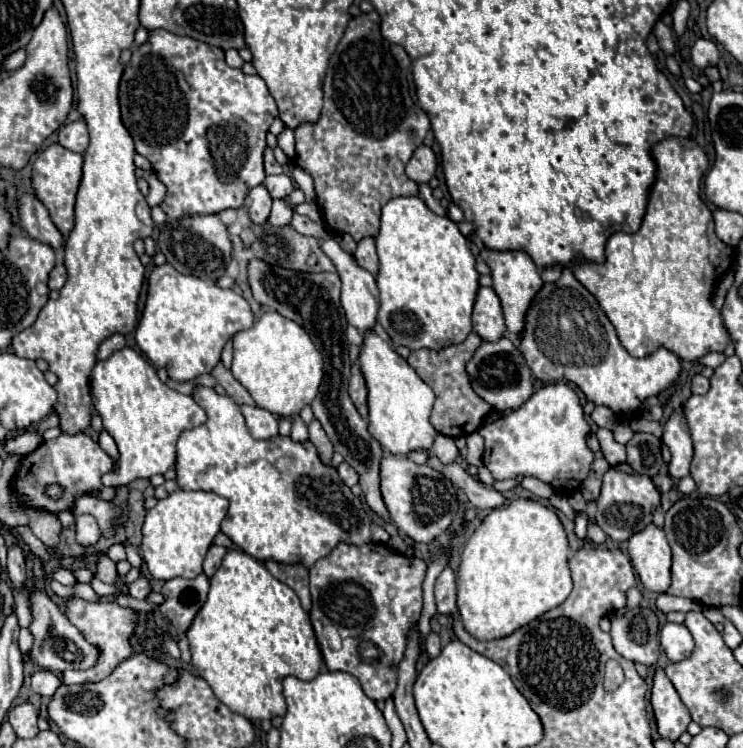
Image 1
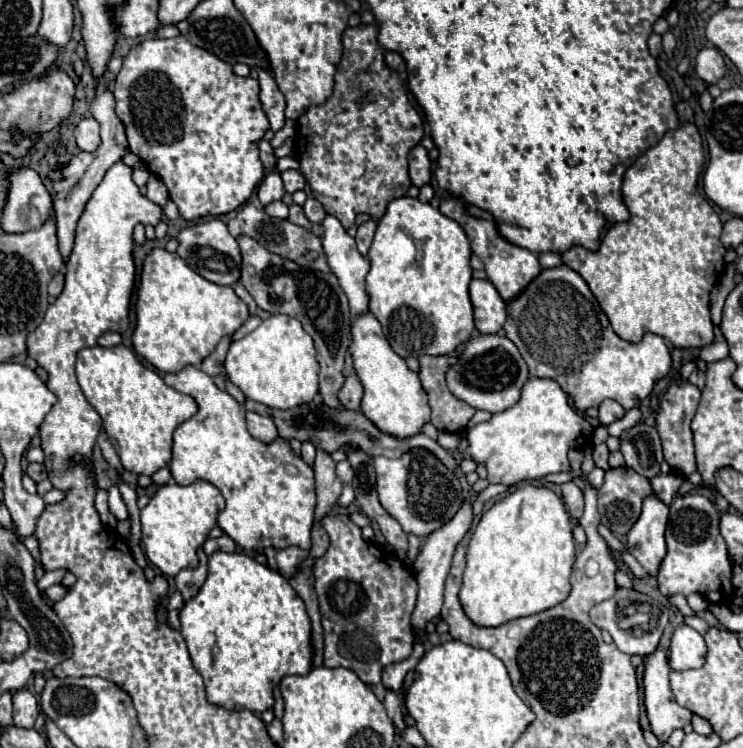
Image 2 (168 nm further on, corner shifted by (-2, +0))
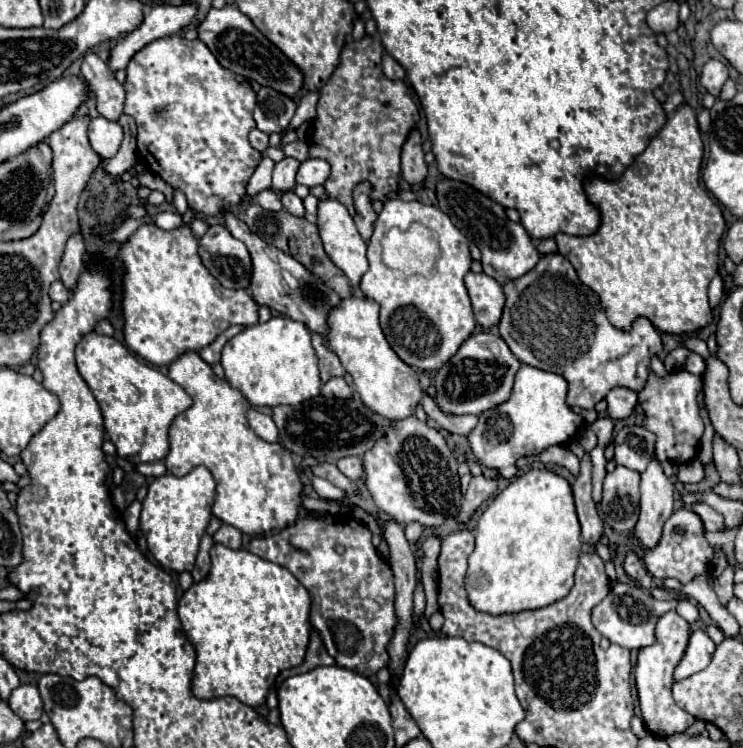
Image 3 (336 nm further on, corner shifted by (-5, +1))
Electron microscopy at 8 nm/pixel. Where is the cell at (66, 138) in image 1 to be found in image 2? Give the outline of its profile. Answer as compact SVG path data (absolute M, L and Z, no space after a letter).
M93 117L83 119L77 129L75 129L75 139L77 145L83 151L95 151L101 145L101 137L99 137L99 123Z

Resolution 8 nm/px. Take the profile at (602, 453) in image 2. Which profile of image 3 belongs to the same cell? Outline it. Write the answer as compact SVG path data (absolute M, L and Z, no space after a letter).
M602 416L602 418L598 418L594 424L590 424L590 428L592 428L592 432L594 432L596 438L598 438L598 446L600 446L600 448L606 448L608 442L612 440L612 432L614 432L612 420L610 420L608 416Z

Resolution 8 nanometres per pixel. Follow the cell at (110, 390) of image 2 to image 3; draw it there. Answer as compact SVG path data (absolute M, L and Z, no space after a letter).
M90 332L76 346L76 366L90 386L104 416L104 428L114 442L118 456L132 464L158 462L168 456L168 430L178 414L192 406L182 386L172 382L154 366L138 360L116 338Z

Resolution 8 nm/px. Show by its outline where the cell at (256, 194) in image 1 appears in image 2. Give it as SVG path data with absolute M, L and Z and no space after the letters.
M277 171L267 173L265 179L263 179L261 185L259 185L257 195L259 195L261 205L269 205L269 203L273 203L273 201L279 201L279 199L285 195L285 187L283 187L281 175L279 175Z

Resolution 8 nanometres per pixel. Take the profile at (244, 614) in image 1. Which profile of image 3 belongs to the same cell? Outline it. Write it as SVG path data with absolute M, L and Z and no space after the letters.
M214 544L212 550L210 550L210 558L212 558L212 568L210 568L210 574L202 580L202 582L196 582L192 584L184 596L180 598L178 602L178 618L182 622L182 630L184 634L188 636L188 640L192 642L192 646L196 648L196 676L192 680L192 690L194 690L194 696L200 698L200 700L214 700L214 698L224 698L224 696L234 696L238 698L240 702L248 704L248 706L262 706L266 702L266 696L276 680L276 676L282 672L282 670L288 670L288 668L294 668L294 666L300 666L302 660L304 660L304 654L306 654L306 646L308 646L308 638L310 638L310 596L306 592L306 588L282 566L278 564L272 564L248 550L230 550L222 544Z

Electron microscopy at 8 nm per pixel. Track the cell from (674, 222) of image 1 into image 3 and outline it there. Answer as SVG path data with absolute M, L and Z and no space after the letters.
M682 104L670 118L668 122L664 124L664 128L652 138L652 142L648 144L648 148L636 156L636 160L626 168L626 172L622 174L620 180L614 180L614 182L606 182L606 180L600 180L600 178L592 178L592 180L586 180L584 182L584 188L586 188L586 194L588 194L588 200L594 202L600 212L602 212L602 224L598 228L596 234L592 236L584 236L584 238L578 238L578 236L568 236L568 234L558 234L556 236L556 242L558 242L558 252L562 256L566 256L570 260L570 264L576 268L578 272L578 278L588 286L592 288L598 296L600 296L600 304L602 308L606 310L606 316L610 320L612 326L616 326L618 330L630 330L632 328L632 322L640 316L648 318L658 330L666 332L666 334L674 334L674 336L682 336L682 334L690 334L690 332L696 332L704 326L708 326L712 322L712 312L710 312L710 306L708 306L708 284L710 284L710 276L716 274L718 270L718 248L720 248L720 238L724 234L724 218L722 218L722 210L720 206L710 198L710 194L700 186L700 166L702 166L702 156L704 156L704 144L702 144L702 138L700 138L700 130L698 130L698 122L696 122L696 116L692 112L692 108L688 104Z

